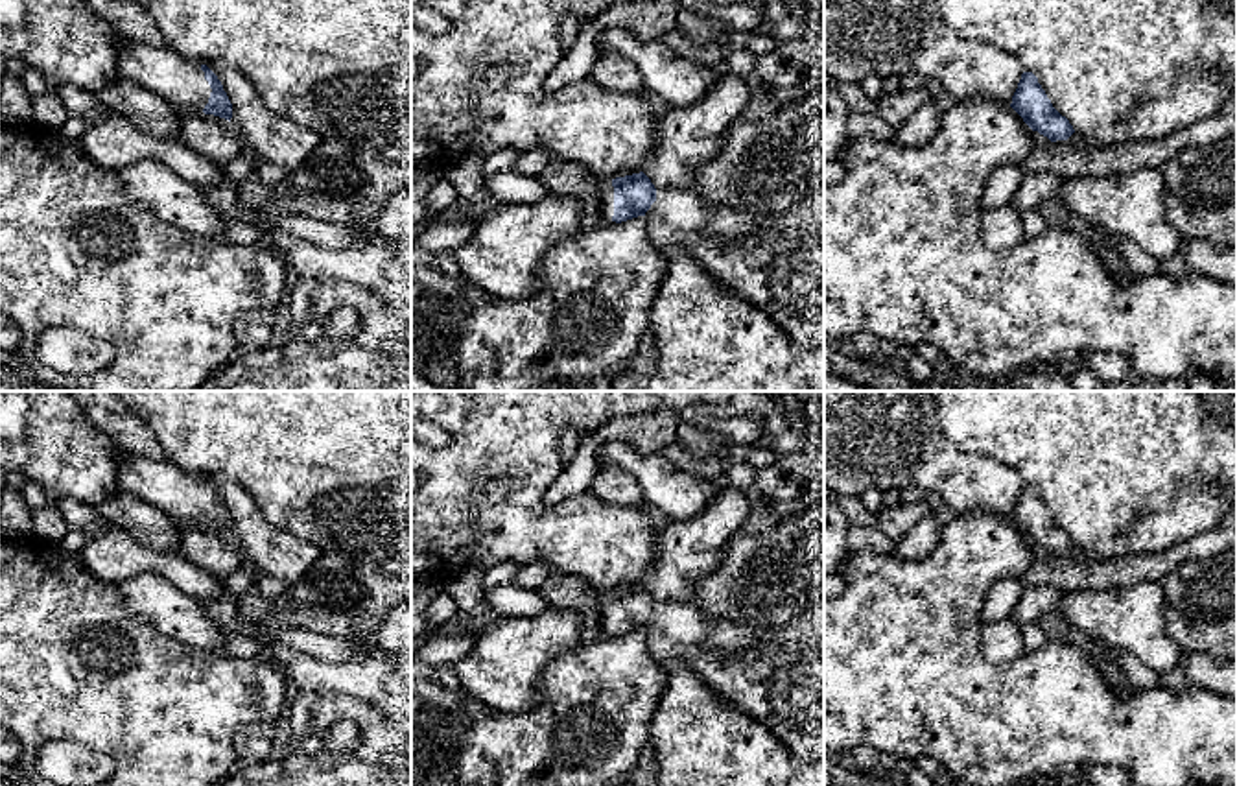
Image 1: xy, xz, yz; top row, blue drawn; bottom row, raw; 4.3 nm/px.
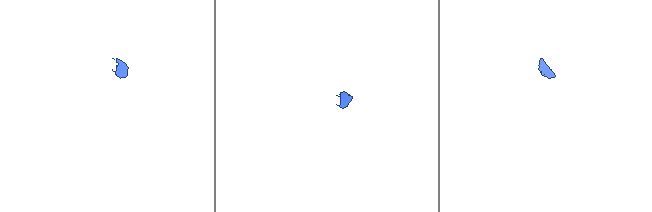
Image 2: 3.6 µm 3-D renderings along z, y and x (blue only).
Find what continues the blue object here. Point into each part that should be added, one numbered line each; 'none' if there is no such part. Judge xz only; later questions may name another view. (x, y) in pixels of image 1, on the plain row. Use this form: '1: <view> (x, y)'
1: xz (605, 604)
2: xz (778, 681)

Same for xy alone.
1: xy (179, 495)

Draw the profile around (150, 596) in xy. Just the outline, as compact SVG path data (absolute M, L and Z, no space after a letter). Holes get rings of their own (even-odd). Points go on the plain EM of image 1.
M142 572L116 581L116 587L124 605L160 633L192 648L223 655L221 627L197 600L179 590L160 574Z

